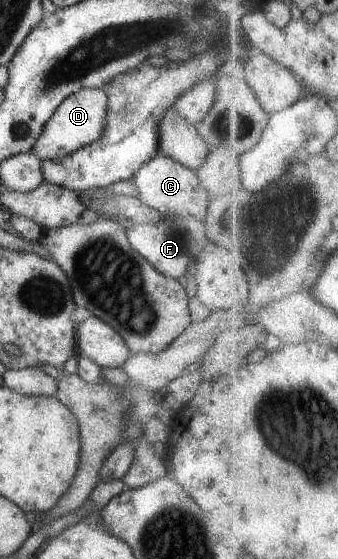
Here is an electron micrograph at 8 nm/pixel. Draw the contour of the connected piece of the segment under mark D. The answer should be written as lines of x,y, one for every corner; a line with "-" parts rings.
81,88
69,94
58,106
55,112
43,124
41,134
35,138
31,148
39,160
55,160
63,158
91,142
95,142
105,126
105,108
107,108
107,94
102,89

